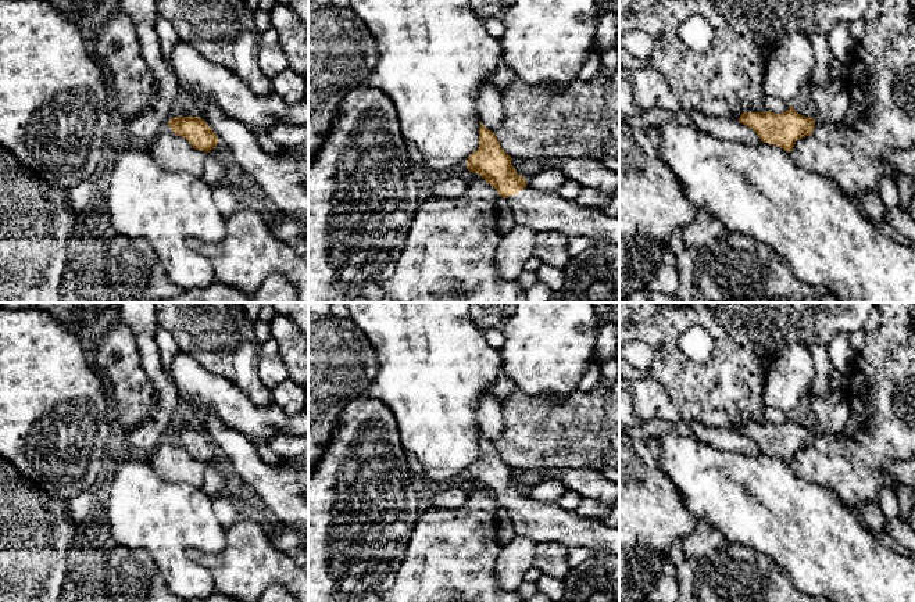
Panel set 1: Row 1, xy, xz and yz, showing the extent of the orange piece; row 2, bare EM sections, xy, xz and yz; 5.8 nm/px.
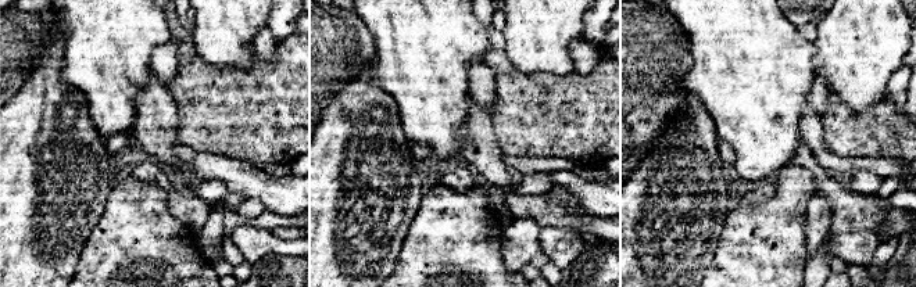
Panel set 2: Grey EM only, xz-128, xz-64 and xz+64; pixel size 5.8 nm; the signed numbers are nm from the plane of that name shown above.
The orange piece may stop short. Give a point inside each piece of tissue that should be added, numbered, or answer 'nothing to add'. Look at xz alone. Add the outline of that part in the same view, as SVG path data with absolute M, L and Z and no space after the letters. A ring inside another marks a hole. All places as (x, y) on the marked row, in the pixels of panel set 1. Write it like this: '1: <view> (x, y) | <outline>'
1: xz (540, 211) | M528 186L507 198L515 225L539 232L560 232L568 237L590 237L619 246L619 218L582 207L557 191L537 191Z

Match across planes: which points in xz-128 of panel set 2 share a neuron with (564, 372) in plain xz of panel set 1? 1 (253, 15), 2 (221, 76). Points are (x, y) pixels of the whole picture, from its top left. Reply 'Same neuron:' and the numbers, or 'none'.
Same neuron: 1

